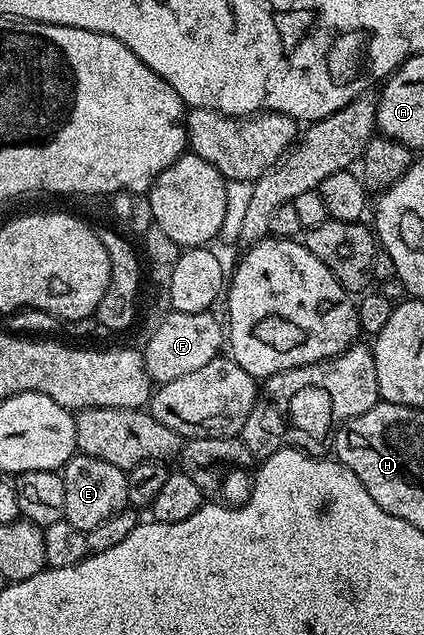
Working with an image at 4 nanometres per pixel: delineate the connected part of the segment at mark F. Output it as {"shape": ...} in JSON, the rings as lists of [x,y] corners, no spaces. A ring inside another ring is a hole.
{"shape":[[[171,311],[160,321],[159,328],[147,339],[147,348],[141,351],[143,365],[156,384],[177,381],[177,377],[185,377],[185,373],[193,373],[193,369],[201,369],[201,365],[220,358],[222,351],[219,350],[225,347],[225,327],[213,316],[211,311]]]}

